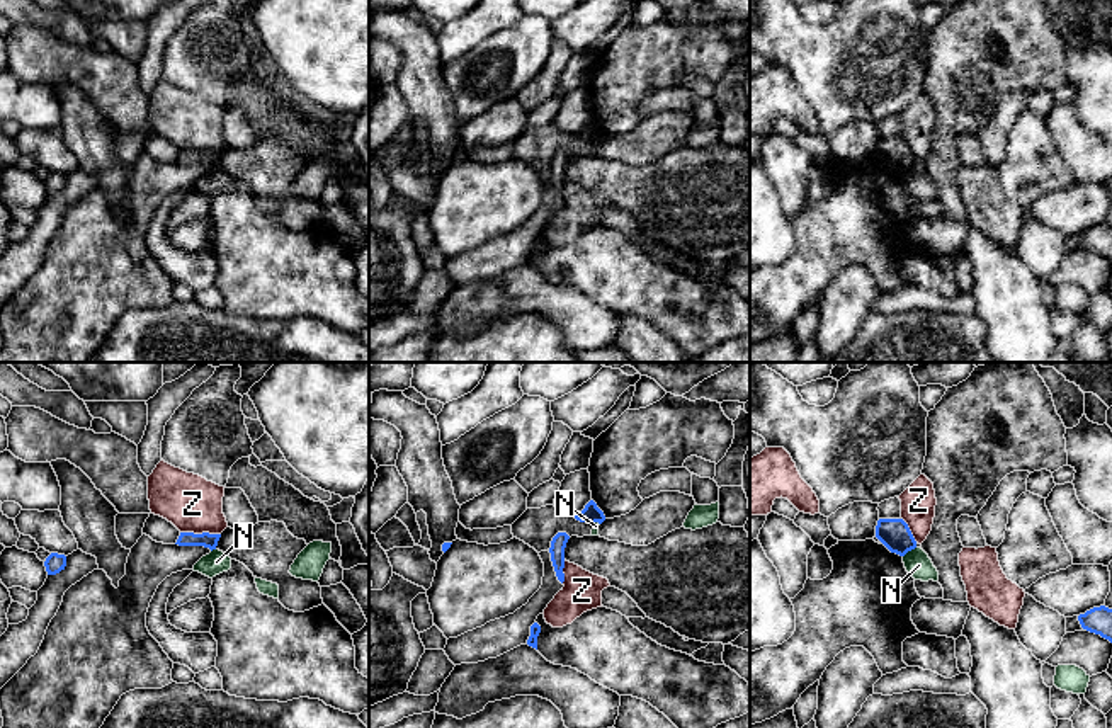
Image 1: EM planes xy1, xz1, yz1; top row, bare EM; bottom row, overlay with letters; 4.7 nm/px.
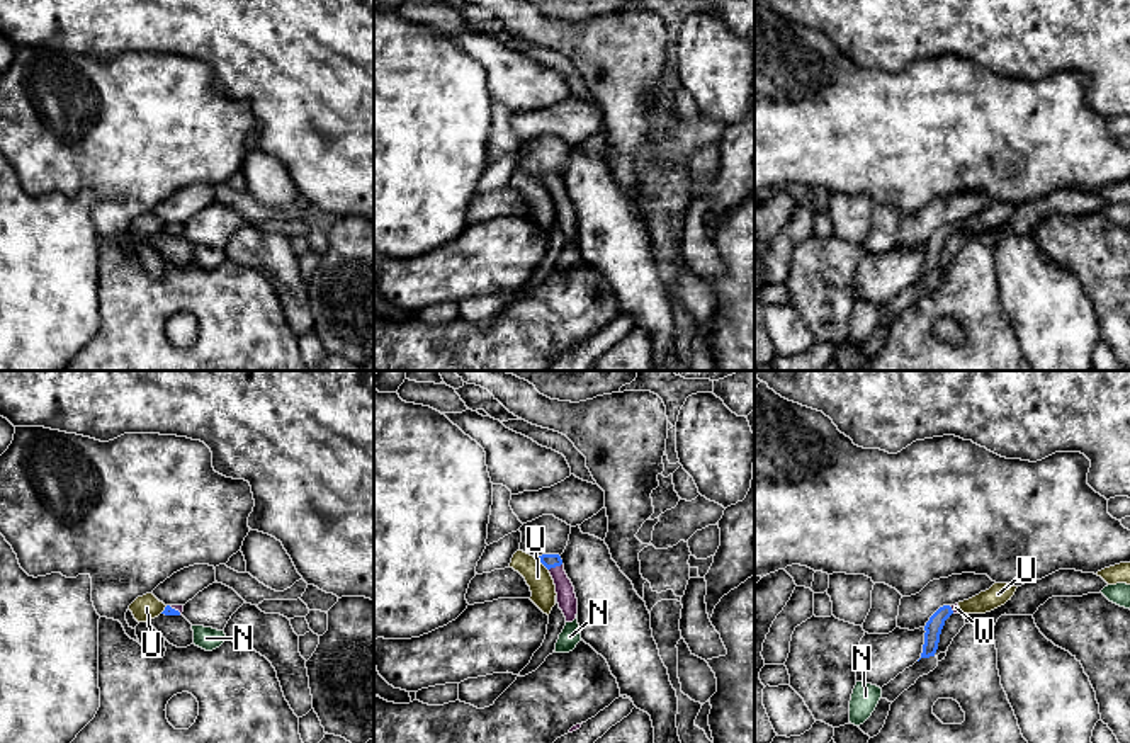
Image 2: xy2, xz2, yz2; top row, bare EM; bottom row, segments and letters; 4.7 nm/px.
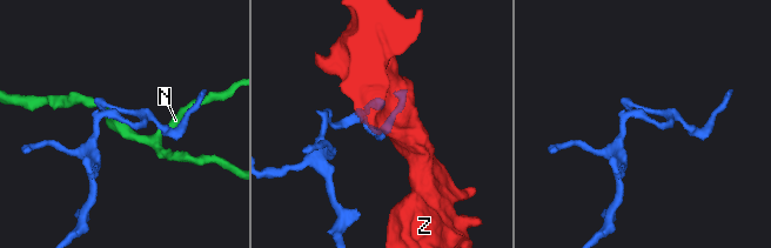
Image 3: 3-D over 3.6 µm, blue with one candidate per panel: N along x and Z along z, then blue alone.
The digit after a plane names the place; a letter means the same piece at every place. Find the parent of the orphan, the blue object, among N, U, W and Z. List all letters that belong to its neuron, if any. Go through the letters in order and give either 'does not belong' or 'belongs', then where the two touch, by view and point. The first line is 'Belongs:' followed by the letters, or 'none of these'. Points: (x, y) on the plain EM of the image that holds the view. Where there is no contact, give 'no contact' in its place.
Belongs: W
N: does not belong; meets blue in yz1 at (908, 169)
U: does not belong; meets blue in xz2 at (541, 181)
W: belongs; meets blue in xz2 at (554, 186)
Z: does not belong; meets blue in xy1 at (203, 152)

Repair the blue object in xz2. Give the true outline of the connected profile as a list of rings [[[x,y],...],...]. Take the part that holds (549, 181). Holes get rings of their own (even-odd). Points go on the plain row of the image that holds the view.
[[[542,173],[537,175],[535,179],[539,179],[549,189],[556,204],[559,228],[562,230],[566,241],[573,241],[578,233],[578,218],[574,213],[574,206],[564,190],[561,175]]]

